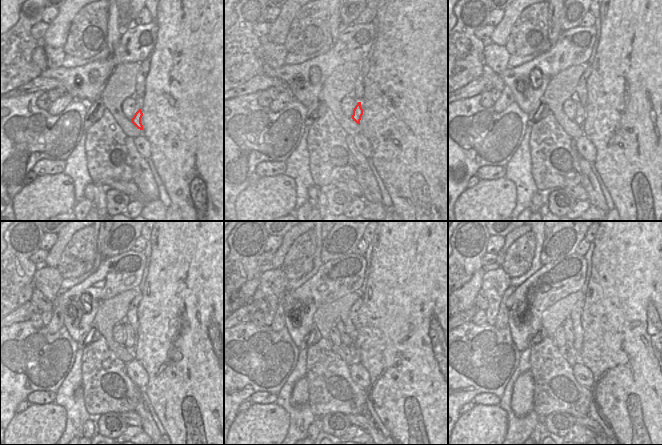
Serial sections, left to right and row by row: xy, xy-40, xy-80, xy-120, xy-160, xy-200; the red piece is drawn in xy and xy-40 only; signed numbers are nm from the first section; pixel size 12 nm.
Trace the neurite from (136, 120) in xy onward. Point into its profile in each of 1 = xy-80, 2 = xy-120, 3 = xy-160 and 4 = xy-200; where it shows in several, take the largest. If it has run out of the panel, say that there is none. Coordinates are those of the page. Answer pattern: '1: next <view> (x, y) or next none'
1: next xy-80 (580, 111)
2: next xy-120 (130, 343)
3: next xy-160 (344, 326)
4: next xy-200 (567, 324)

